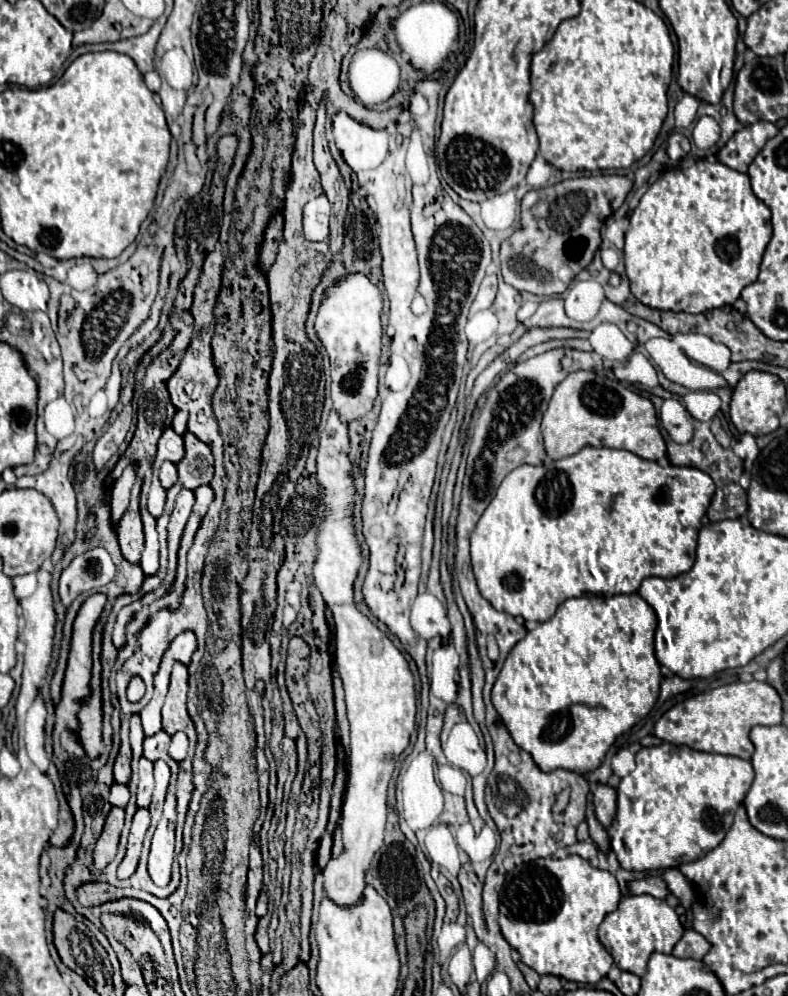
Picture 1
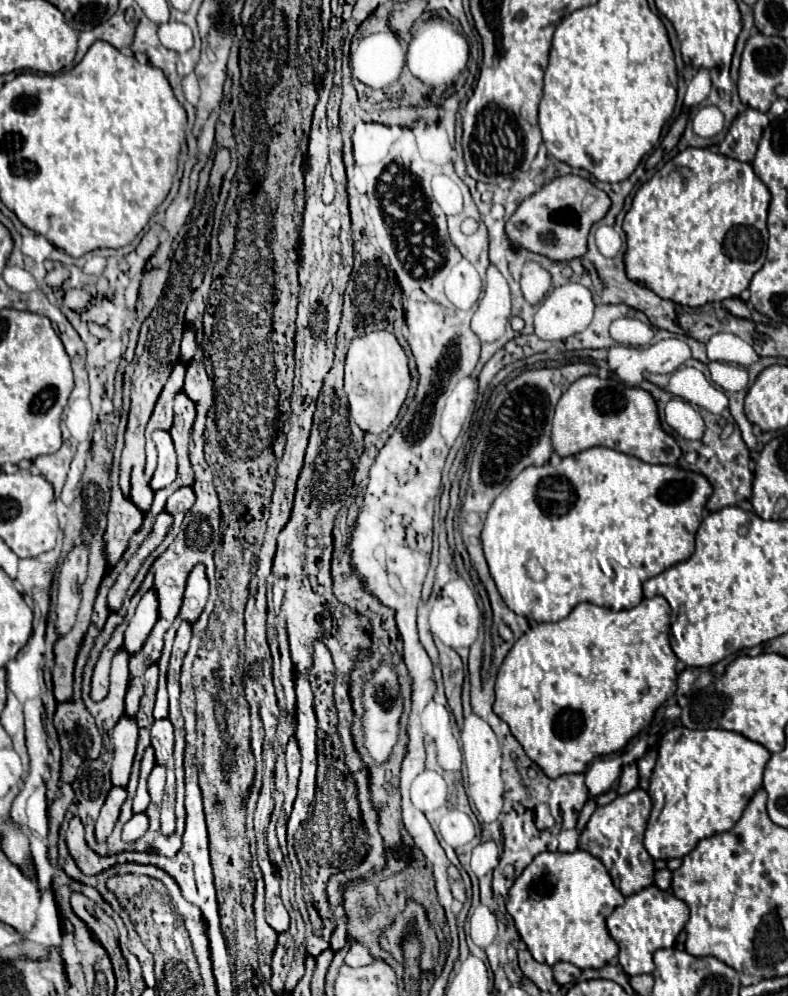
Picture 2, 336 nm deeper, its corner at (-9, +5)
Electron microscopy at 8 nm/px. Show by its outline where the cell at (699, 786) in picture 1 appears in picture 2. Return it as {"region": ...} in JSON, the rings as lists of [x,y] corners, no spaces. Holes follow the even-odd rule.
{"region":[[[676,726],[662,736],[658,760],[650,776],[652,812],[644,846],[654,860],[686,856],[702,838],[726,832],[740,820],[752,794],[762,788],[762,772],[770,752],[742,734],[728,730],[688,730]]]}

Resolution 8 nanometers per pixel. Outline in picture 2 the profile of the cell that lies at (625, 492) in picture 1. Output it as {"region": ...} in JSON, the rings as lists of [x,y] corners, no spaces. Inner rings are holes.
{"region":[[[596,446],[596,448],[588,448],[580,454],[574,454],[574,456],[566,456],[562,458],[562,462],[558,466],[552,466],[552,464],[544,464],[544,466],[530,466],[526,470],[522,470],[504,490],[502,494],[494,500],[492,508],[488,510],[488,518],[484,522],[484,530],[482,530],[482,546],[484,546],[484,556],[486,556],[486,562],[490,566],[490,574],[496,582],[496,588],[500,592],[500,596],[504,598],[506,606],[516,612],[516,614],[522,614],[526,618],[534,618],[536,622],[558,622],[562,618],[568,616],[568,612],[580,604],[580,602],[590,602],[590,604],[598,604],[598,606],[606,606],[610,610],[628,610],[628,608],[634,608],[644,596],[642,596],[642,582],[652,578],[652,576],[658,576],[662,570],[686,560],[692,552],[694,552],[694,534],[700,526],[700,520],[702,520],[702,510],[706,506],[706,500],[710,498],[712,494],[712,486],[710,482],[706,480],[706,476],[698,476],[698,484],[690,484],[686,480],[686,470],[678,468],[678,466],[652,466],[652,464],[646,464],[634,456],[628,456],[624,452],[618,452],[618,450],[612,450],[612,448],[602,448],[602,446]],[[530,558],[536,558],[542,568],[546,570],[546,578],[544,580],[534,580],[532,576],[528,576],[526,572],[526,562]]]}

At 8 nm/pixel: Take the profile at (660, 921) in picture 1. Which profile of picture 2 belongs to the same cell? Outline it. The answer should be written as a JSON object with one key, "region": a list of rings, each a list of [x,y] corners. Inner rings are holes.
{"region":[[[648,886],[626,898],[622,906],[618,906],[610,918],[606,920],[610,936],[616,940],[620,954],[620,966],[628,976],[650,974],[654,970],[652,954],[658,948],[672,948],[680,930],[688,920],[688,908],[682,900],[678,900],[672,892],[660,890],[656,886]]]}

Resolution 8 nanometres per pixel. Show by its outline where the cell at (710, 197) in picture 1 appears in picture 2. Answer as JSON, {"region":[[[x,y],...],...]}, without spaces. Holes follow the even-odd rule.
{"region":[[[686,148],[668,160],[634,196],[634,204],[622,226],[628,238],[624,256],[626,274],[658,296],[684,306],[704,306],[736,298],[766,262],[768,206],[770,190],[754,174],[750,164],[714,154],[710,148]]]}

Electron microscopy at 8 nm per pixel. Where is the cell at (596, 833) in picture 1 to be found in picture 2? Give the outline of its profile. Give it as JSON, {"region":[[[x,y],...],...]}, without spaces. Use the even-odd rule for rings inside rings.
{"region":[[[654,596],[620,612],[582,602],[564,620],[530,628],[512,646],[498,670],[494,712],[510,726],[510,732],[530,760],[534,760],[548,778],[586,772],[596,756],[618,752],[629,744],[650,725],[654,712],[674,696],[678,658],[668,640],[671,623],[666,598]]]}

